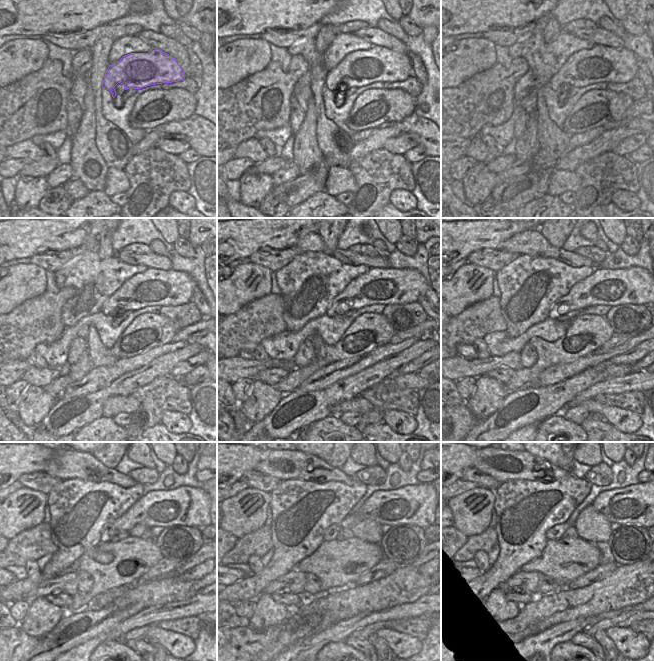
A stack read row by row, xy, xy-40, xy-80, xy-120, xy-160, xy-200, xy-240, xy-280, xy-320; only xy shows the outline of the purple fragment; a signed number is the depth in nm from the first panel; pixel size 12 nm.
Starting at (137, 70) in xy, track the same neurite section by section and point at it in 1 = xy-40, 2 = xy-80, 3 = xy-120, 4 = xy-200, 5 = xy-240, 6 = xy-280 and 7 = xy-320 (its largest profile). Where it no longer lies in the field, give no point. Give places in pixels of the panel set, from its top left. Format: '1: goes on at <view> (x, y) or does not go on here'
1: goes on at xy-40 (360, 68)
2: goes on at xy-80 (601, 63)
3: goes on at xy-120 (154, 287)
4: goes on at xy-200 (634, 285)
5: goes on at xy-240 (185, 506)
6: goes on at xy-280 (415, 505)
7: goes on at xy-320 (642, 504)

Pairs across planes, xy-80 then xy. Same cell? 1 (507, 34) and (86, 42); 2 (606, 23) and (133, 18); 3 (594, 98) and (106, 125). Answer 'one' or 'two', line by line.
1: one
2: two
3: two

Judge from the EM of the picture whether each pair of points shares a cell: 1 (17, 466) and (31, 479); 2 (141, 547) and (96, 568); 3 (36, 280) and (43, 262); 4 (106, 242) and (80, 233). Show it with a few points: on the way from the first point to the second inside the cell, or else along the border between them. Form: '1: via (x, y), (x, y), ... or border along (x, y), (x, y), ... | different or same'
1: border along (43, 471), (23, 474), (17, 480) | different
2: via (130, 556), (121, 558), (111, 568), (107, 568) | same
3: border along (30, 262), (42, 267), (46, 271) | different
4: border along (103, 228), (97, 237) | different

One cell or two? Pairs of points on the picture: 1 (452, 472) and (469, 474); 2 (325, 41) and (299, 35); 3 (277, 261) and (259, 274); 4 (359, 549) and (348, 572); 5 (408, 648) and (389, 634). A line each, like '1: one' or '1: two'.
1: two
2: two
3: two
4: one
5: one

